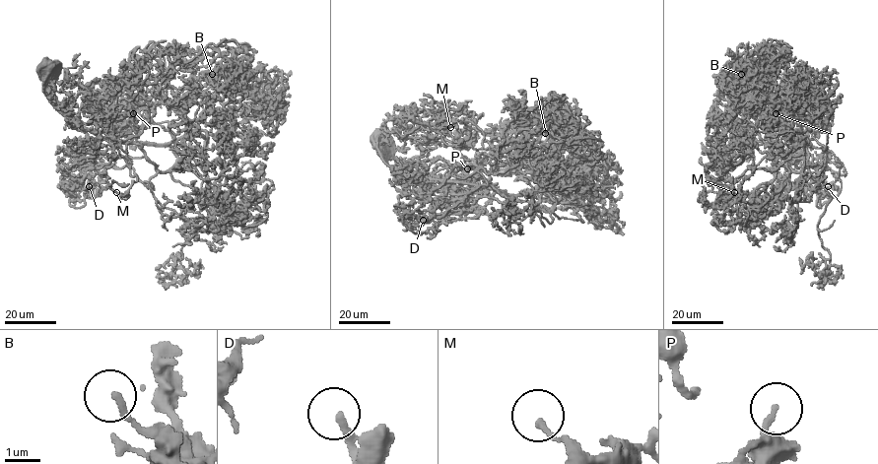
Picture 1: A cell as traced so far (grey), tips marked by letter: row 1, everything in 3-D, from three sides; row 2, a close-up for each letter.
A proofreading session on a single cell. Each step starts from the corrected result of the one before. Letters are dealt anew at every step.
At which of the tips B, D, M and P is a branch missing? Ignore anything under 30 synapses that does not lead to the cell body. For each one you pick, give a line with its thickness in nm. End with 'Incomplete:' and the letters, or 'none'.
Incomplete: none

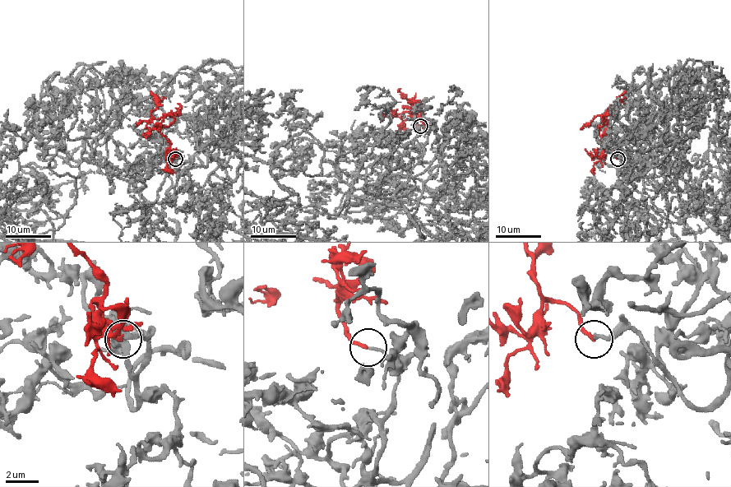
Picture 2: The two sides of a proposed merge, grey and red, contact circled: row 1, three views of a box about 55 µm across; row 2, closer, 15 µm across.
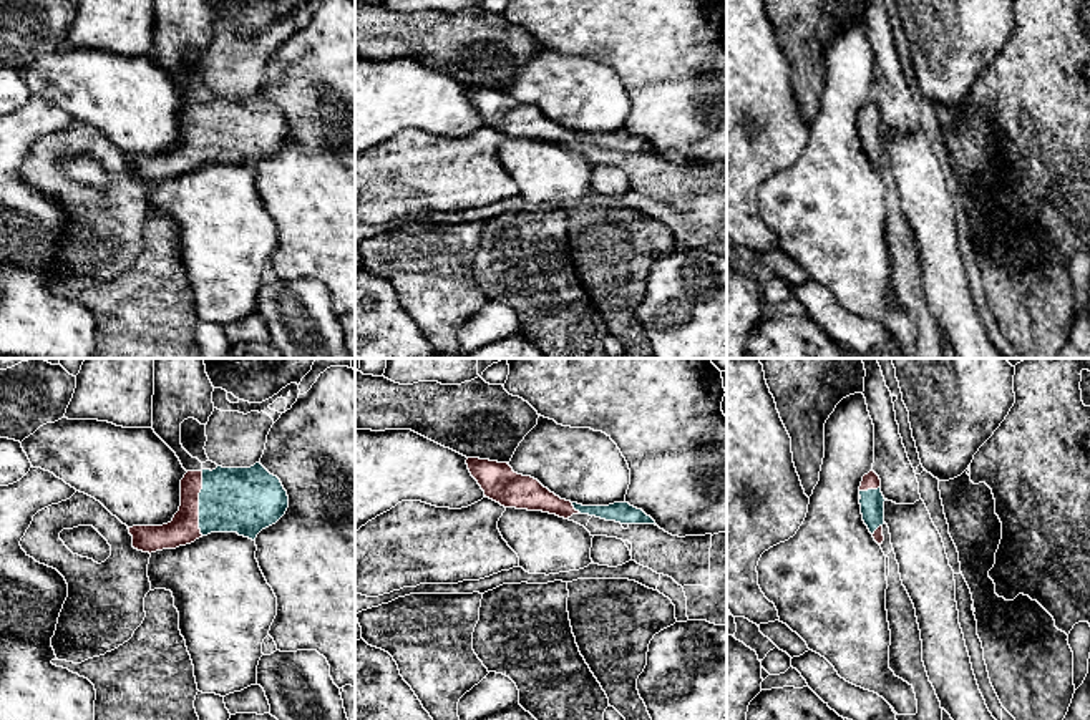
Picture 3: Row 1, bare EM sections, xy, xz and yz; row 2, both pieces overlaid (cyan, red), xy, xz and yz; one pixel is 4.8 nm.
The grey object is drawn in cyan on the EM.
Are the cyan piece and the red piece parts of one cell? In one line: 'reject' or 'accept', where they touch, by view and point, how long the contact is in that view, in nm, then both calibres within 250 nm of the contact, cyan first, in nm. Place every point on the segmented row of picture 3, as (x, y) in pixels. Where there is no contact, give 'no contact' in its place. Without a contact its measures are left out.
accept; contact xy (199, 503); length 320 nm; calibres 320 and 150 nm

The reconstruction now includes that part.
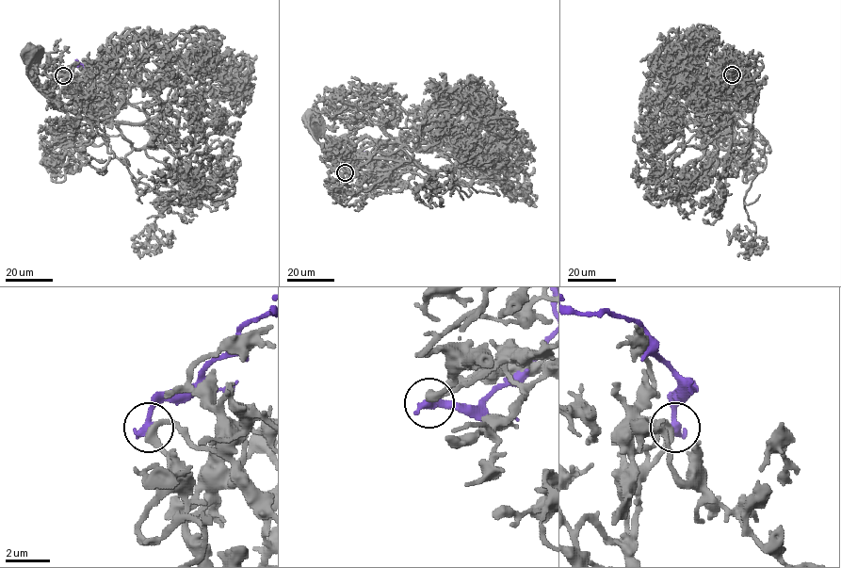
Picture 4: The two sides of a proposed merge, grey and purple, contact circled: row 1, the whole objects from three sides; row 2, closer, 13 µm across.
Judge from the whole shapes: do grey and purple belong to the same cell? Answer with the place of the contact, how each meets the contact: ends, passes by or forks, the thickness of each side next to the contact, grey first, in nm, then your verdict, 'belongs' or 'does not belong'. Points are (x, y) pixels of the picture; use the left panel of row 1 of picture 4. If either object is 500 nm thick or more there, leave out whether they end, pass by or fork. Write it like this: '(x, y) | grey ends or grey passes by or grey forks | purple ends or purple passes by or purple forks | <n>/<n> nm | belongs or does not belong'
(63, 75) | grey passes by | purple ends | 340/380 nm | does not belong

